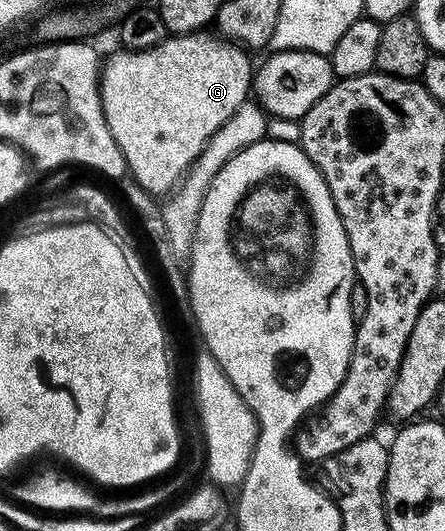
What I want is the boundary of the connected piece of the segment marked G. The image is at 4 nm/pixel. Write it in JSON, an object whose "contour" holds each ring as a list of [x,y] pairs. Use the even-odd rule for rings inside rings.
{"contour":[[[214,32],[177,33],[169,35],[160,45],[148,49],[120,48],[111,58],[104,60],[99,75],[99,94],[105,111],[105,123],[125,155],[127,173],[152,195],[167,195],[182,181],[187,168],[201,155],[205,143],[249,100],[253,89],[253,64],[248,50],[232,41],[220,39]]]}

